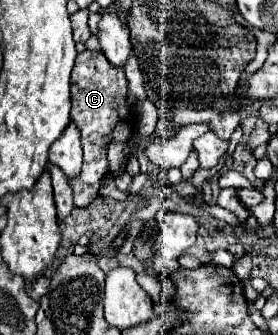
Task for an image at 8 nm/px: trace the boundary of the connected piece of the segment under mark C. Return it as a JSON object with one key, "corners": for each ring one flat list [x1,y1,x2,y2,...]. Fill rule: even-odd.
{"corners":[[80,52,72,70,72,112,70,118,76,122,80,134,82,134,82,146,84,146,84,166,78,178,70,180,70,186,74,190,74,204,76,206,88,206,96,196,100,188,100,180,104,174,108,174,108,160,106,160,106,148,110,142,120,140,126,142,126,136,132,132,134,116,128,114,126,104,126,76,124,68,114,68,102,52]]}

